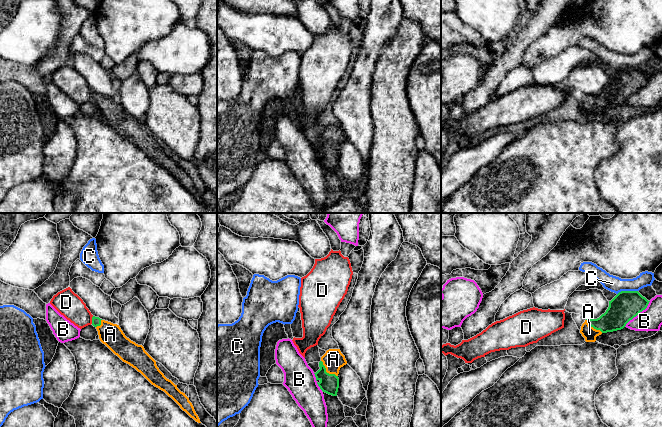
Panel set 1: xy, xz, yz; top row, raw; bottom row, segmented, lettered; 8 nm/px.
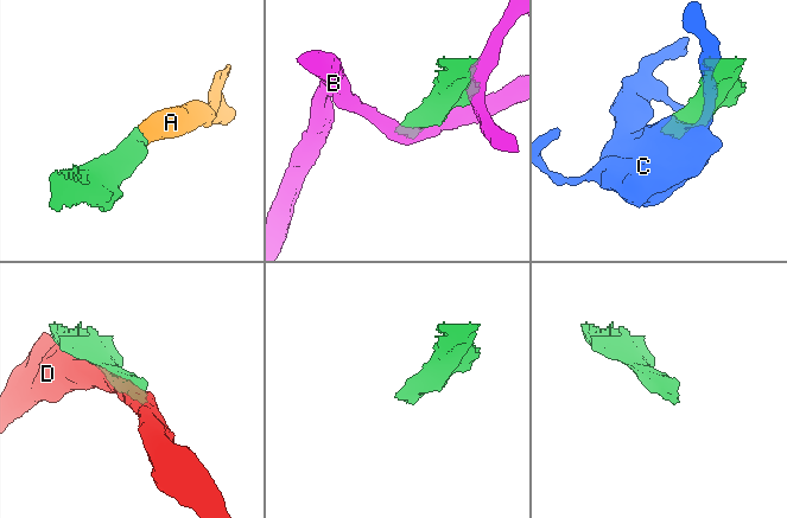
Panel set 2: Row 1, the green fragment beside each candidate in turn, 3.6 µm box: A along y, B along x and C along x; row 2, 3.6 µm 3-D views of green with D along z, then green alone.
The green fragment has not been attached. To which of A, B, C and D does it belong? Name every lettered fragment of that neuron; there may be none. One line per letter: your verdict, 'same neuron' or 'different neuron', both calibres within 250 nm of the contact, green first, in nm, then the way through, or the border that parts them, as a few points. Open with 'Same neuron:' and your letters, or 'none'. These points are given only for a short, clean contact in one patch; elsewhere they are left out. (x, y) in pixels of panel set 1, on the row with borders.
Same neuron: A
A: same neuron; calibres 160 and 170 nm; way xz (329, 383), (328, 375), (325, 371), (333, 359)
B: different neuron; calibres 240 and 190 nm
C: different neuron; calibres 240 and 130 nm; border yz (637, 290), (621, 290), (617, 294)
D: different neuron; calibres 80 and 200 nm

